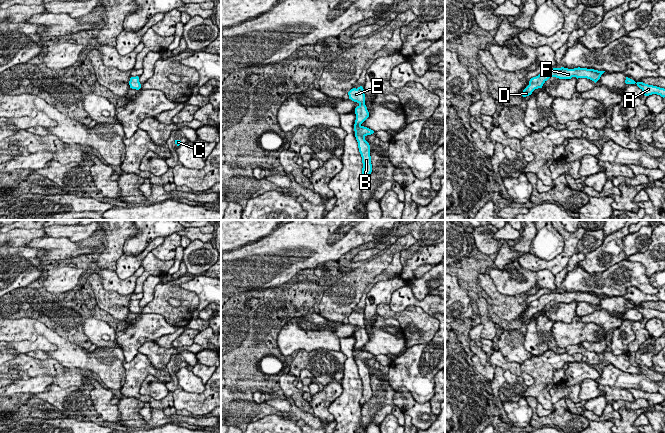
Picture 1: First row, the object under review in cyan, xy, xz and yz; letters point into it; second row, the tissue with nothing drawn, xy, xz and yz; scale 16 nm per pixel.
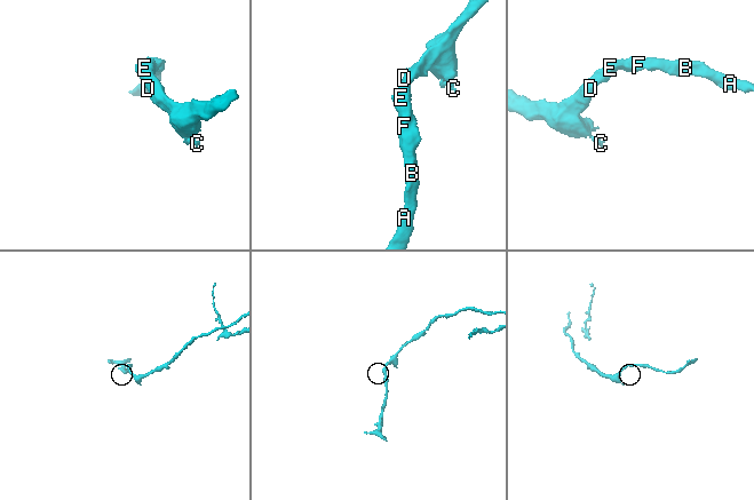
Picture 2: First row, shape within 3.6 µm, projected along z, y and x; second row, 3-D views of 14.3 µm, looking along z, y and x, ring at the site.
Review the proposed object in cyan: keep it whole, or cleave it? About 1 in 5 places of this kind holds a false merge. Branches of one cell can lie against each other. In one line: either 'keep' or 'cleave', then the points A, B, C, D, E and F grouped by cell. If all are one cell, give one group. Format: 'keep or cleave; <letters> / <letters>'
keep; A B C D E F

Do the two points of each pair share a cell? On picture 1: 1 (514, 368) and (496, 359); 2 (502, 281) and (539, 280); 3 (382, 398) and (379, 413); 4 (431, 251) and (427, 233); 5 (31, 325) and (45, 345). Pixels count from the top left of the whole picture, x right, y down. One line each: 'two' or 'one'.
1: one
2: one
3: one
4: two
5: two

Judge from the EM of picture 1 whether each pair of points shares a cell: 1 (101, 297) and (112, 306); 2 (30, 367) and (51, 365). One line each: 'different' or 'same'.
1: same
2: same

